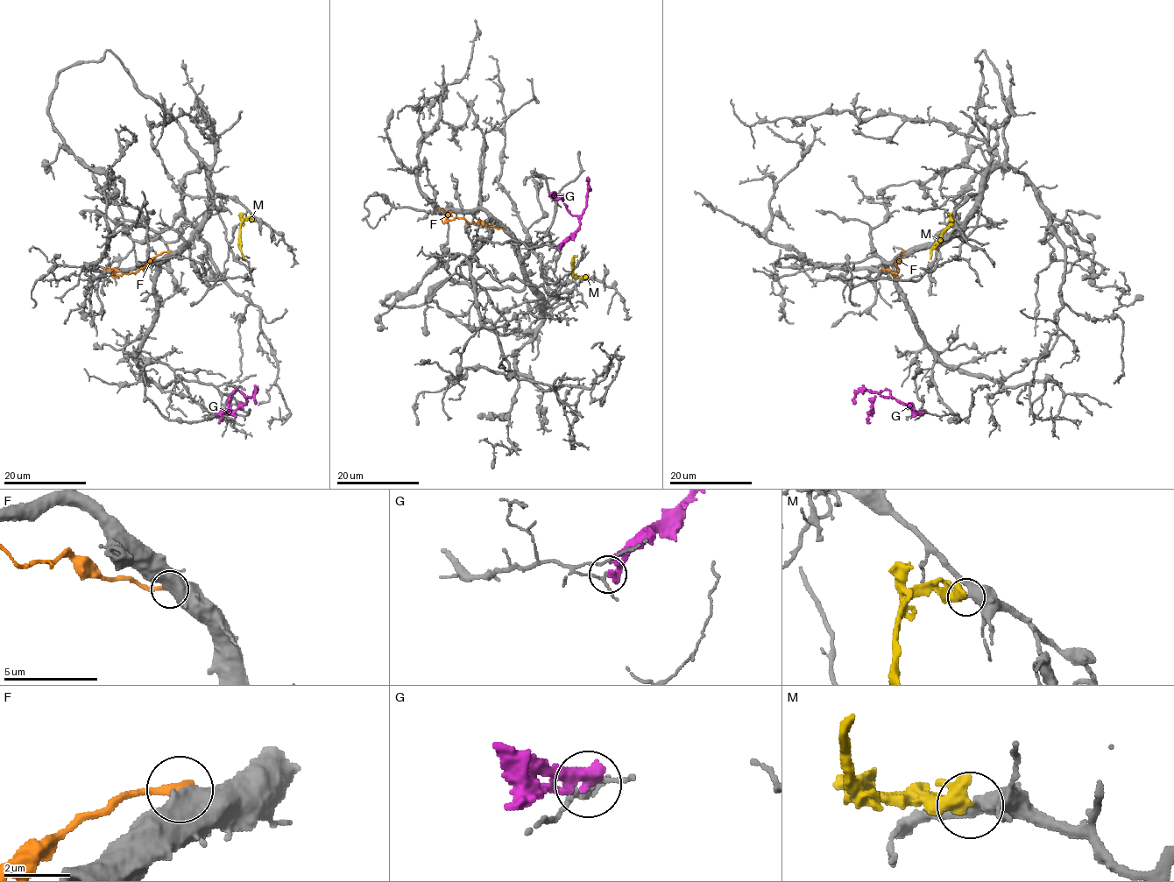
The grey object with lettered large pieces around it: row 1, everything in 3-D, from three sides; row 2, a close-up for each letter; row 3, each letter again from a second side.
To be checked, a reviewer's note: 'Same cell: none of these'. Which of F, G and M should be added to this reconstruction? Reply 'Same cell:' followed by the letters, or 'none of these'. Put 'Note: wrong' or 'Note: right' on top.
Note: right
Same cell: none of these

